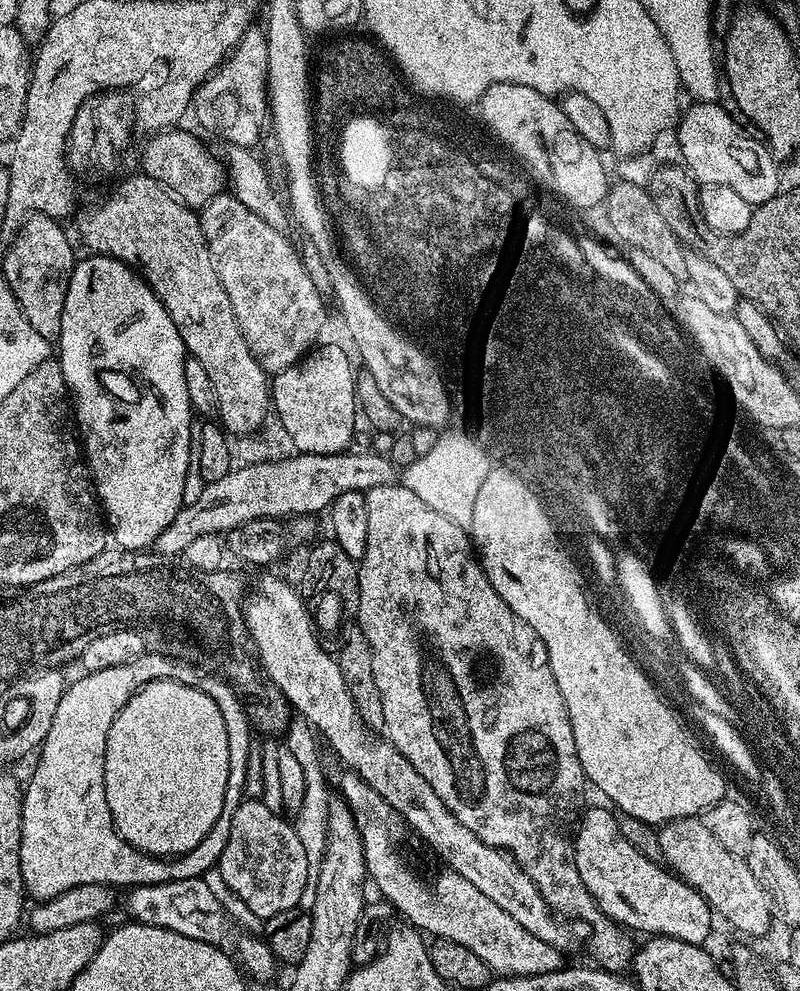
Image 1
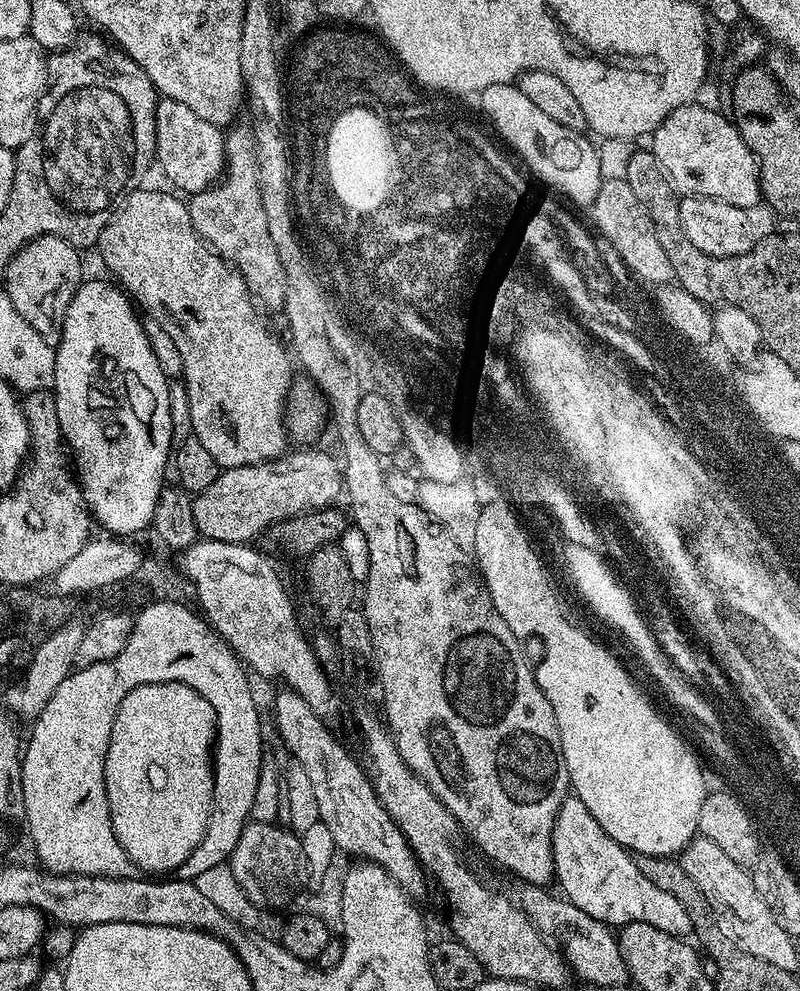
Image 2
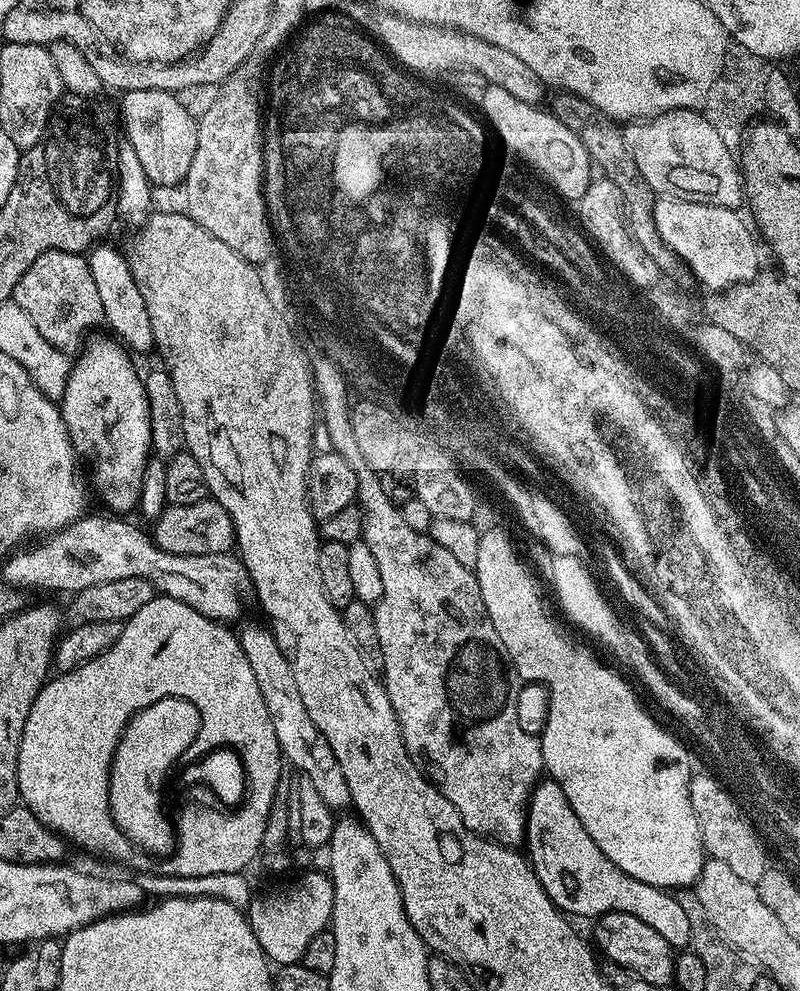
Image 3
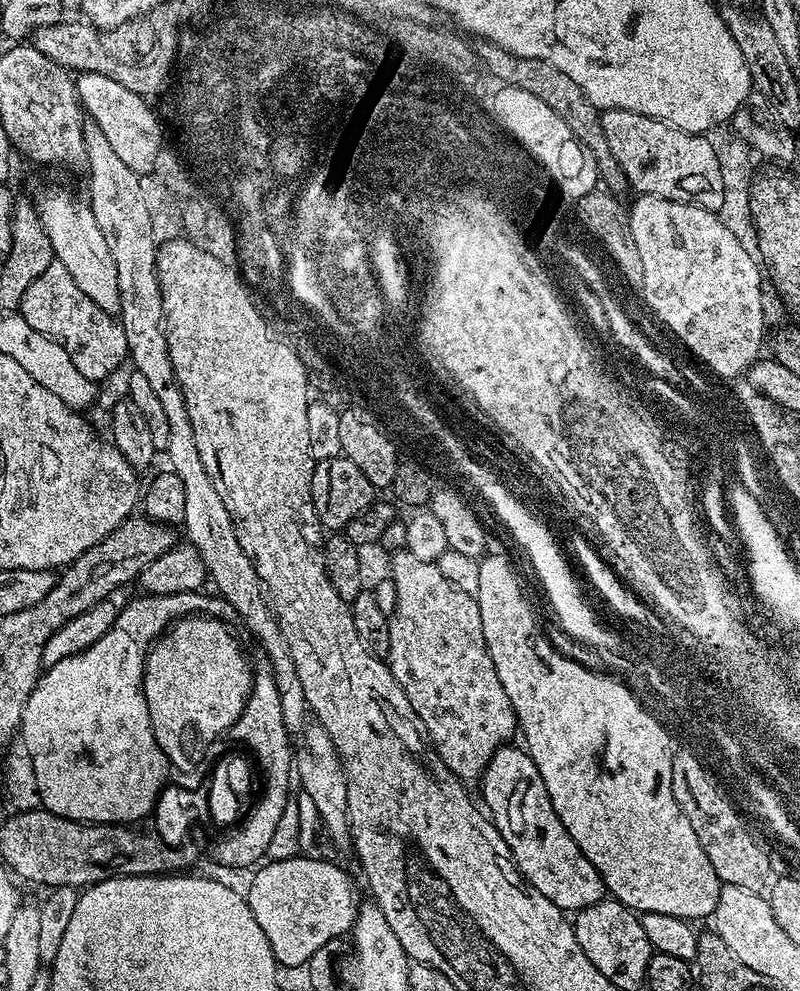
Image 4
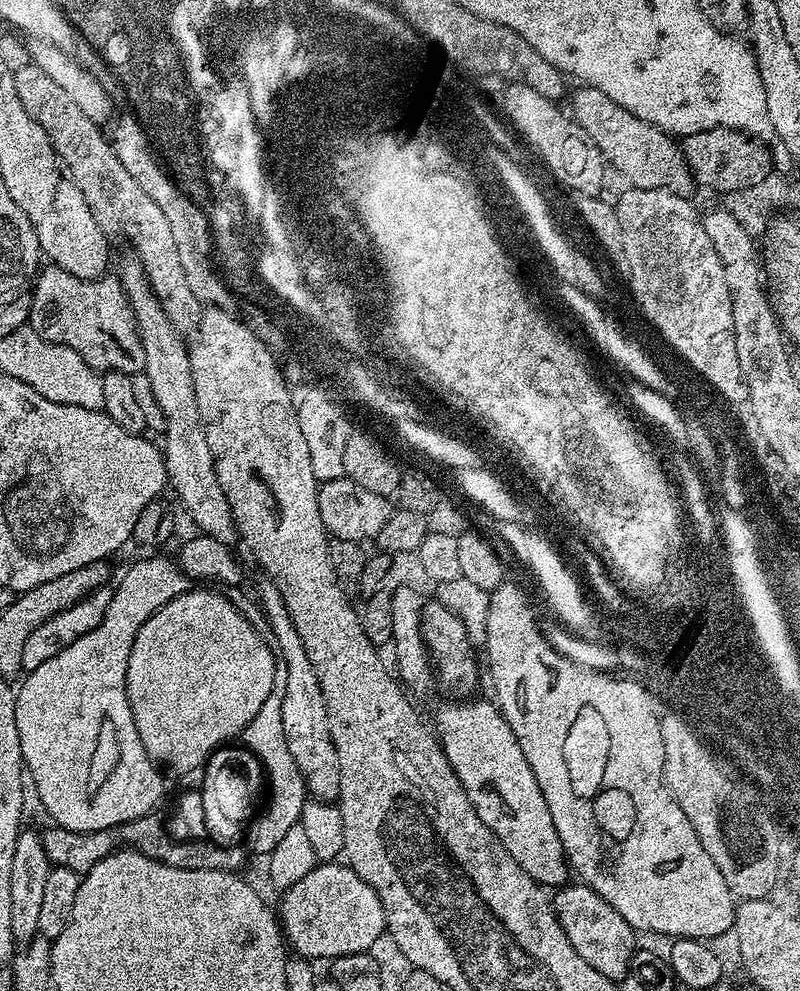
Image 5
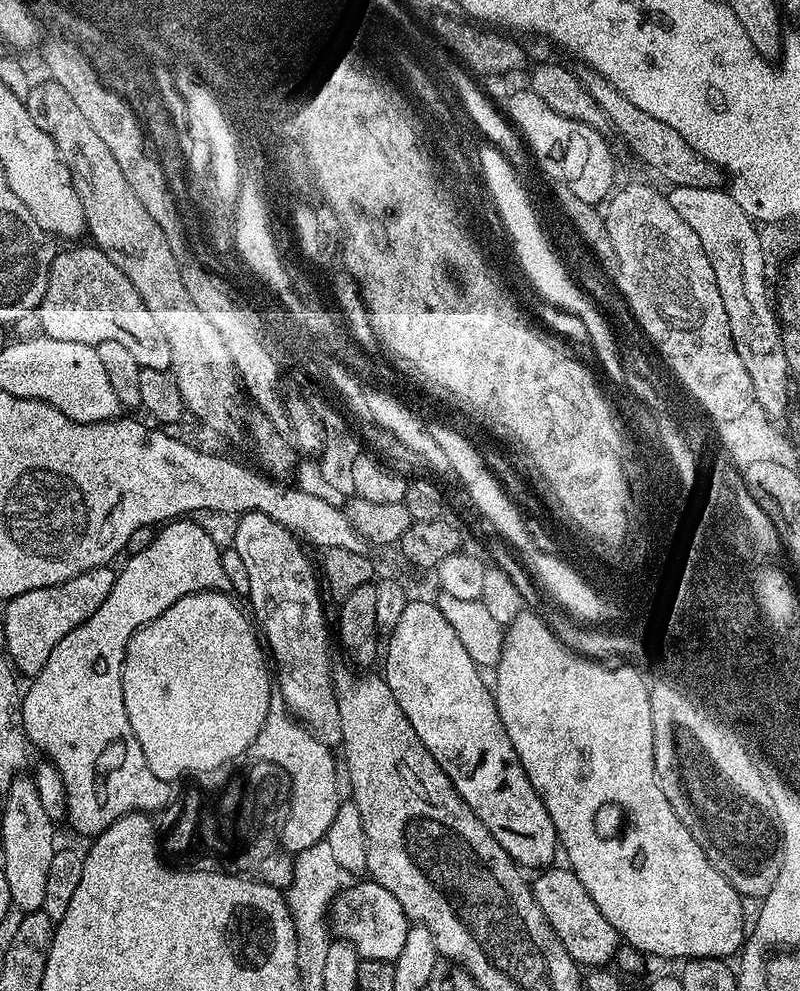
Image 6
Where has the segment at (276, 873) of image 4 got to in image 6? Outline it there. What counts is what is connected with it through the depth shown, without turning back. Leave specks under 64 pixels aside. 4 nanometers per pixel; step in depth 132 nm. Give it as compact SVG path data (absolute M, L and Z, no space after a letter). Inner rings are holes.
M364 878L361 884L347 888L337 892L331 901L331 931L339 939L352 943L356 953L365 960L396 961L402 954L402 946L406 946L410 927L407 914L398 906L398 898L371 878Z

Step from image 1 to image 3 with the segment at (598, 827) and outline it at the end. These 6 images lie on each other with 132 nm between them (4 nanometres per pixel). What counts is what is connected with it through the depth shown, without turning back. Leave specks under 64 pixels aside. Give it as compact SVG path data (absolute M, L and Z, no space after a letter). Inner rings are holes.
M544 778L537 783L532 789L528 798L528 807L526 809L526 823L524 825L524 839L526 841L526 859L535 870L540 885L546 890L546 894L556 904L561 912L569 917L576 916L592 916L591 918L599 918L606 915L607 912L621 912L622 914L634 914L634 918L642 918L642 922L646 922L646 926L651 926L657 934L662 934L662 938L666 938L666 942L673 950L684 950L690 945L690 921L687 920L686 914L682 910L682 906L678 906L675 895L671 891L663 888L655 888L646 882L638 882L636 878L630 878L630 874L626 874L622 870L618 870L618 866L614 866L614 862L610 862L606 858L606 854L602 854L602 850L598 850L598 846L594 846L594 838L590 838L590 834L586 834L586 826L582 826L582 822L578 822L578 814L574 814L574 810L570 806L570 802L566 802L566 794L562 794L562 786L558 786L558 782L554 782L550 778Z

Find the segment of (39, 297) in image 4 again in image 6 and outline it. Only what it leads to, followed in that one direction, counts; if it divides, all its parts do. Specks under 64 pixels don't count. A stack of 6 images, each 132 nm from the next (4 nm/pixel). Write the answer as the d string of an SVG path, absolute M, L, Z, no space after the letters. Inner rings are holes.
M95 246L87 247L68 248L65 252L57 251L52 259L46 282L46 294L38 309L39 331L45 336L58 338L62 342L82 342L93 346L102 342L118 342L126 346L126 350L130 350L134 362L138 362L141 368L169 371L172 366L170 346L166 343L166 334L162 334L162 329L150 315L150 310L146 310L146 302L142 302L130 278L126 278L126 274L122 274L122 270L118 270L118 266L110 262L110 258L106 258L102 249Z

